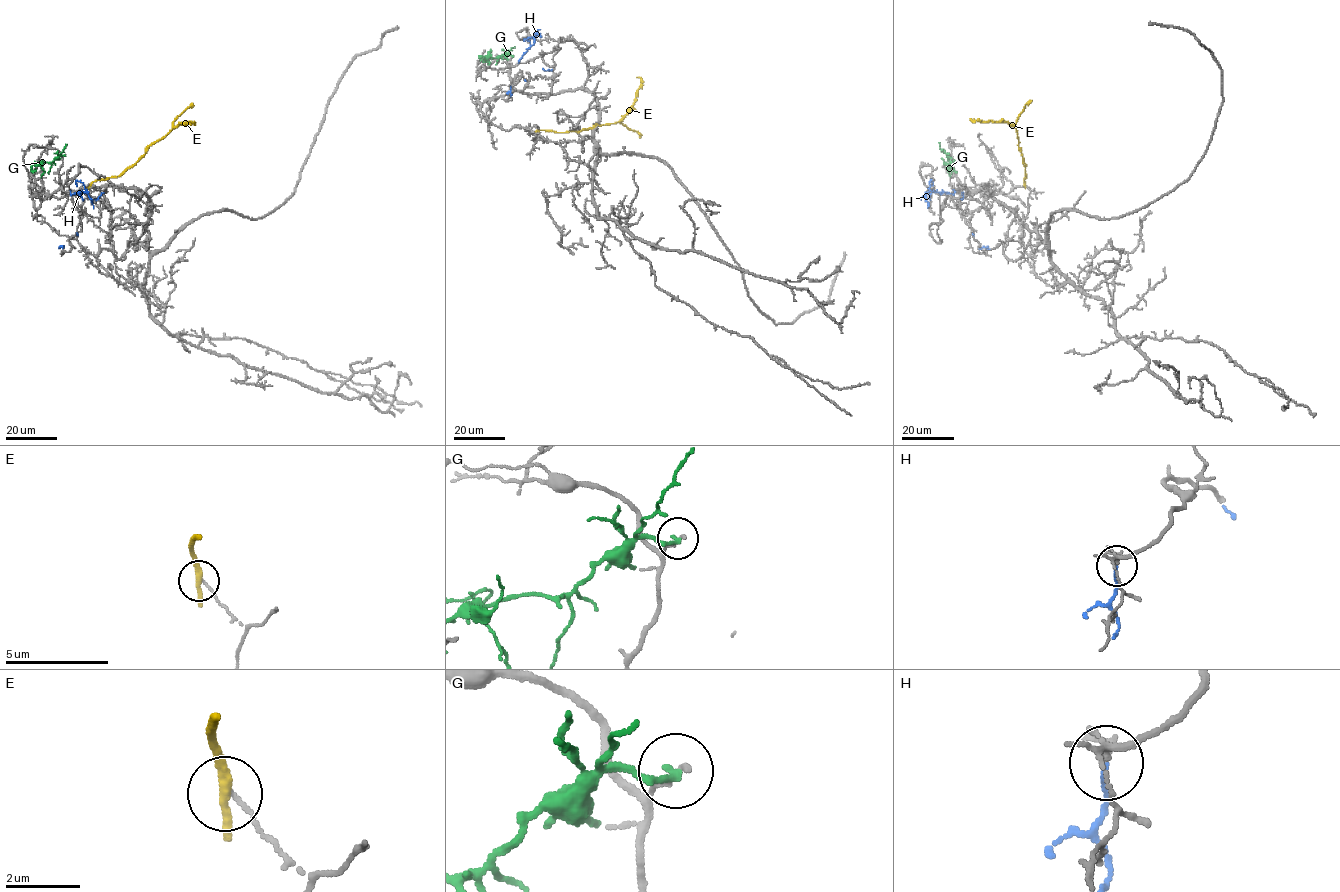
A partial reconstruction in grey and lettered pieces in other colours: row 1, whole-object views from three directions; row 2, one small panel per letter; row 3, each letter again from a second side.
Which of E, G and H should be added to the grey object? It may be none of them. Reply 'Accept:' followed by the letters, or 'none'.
Accept: none

